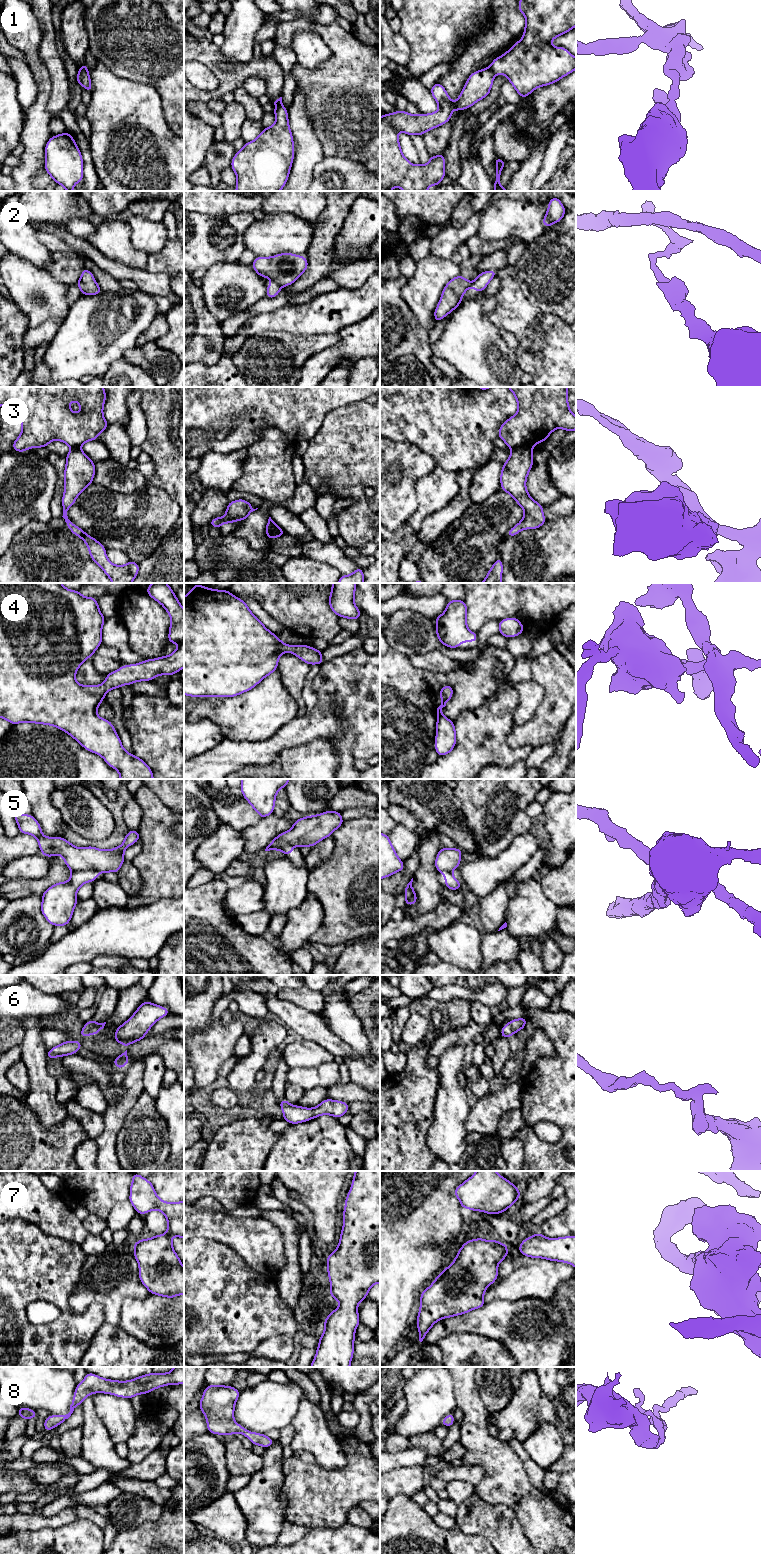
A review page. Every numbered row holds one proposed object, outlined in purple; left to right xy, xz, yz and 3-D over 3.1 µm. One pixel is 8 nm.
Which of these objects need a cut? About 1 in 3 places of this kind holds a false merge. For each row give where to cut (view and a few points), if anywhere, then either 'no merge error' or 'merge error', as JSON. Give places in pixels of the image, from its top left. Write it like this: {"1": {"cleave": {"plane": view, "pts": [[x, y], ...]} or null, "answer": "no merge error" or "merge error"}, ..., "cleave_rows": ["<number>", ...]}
{"1": {"cleave": {"plane": "yz", "pts": [[489, 67], [495, 73]]}, "answer": "merge error"}, "2": {"cleave": {"plane": "xz", "pts": [[273, 281], [281, 286]]}, "answer": "merge error"}, "3": {"cleave": {"plane": "yz", "pts": [[531, 446], [517, 446], [512, 449]]}, "answer": "merge error"}, "4": {"cleave": null, "answer": "no merge error"}, "5": {"cleave": {"plane": "xz", "pts": [[291, 844], [273, 846]]}, "answer": "merge error"}, "6": {"cleave": null, "answer": "no merge error"}, "7": {"cleave": null, "answer": "no merge error"}, "8": {"cleave": null, "answer": "no merge error"}, "cleave_rows": ["1", "2", "3", "5"]}

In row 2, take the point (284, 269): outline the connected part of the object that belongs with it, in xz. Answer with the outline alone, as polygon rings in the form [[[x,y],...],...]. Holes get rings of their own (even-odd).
[[[285,252],[272,257],[257,256],[251,266],[260,277],[267,277],[284,287],[293,284],[306,271],[308,260]]]

